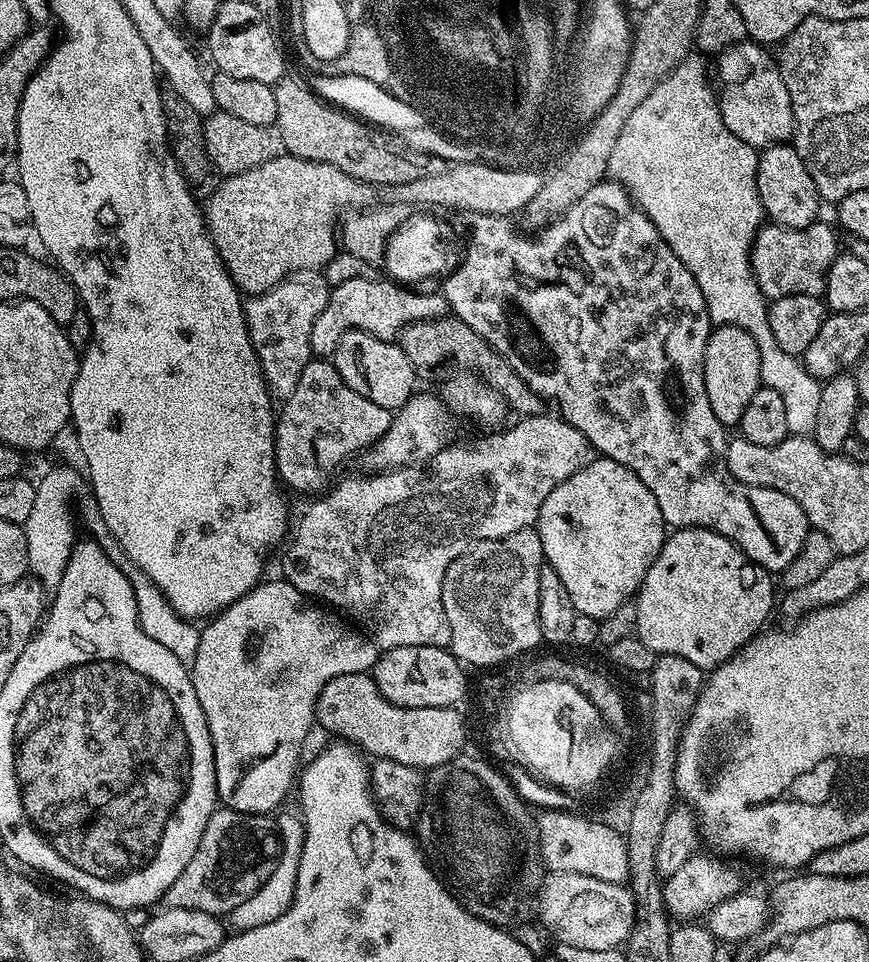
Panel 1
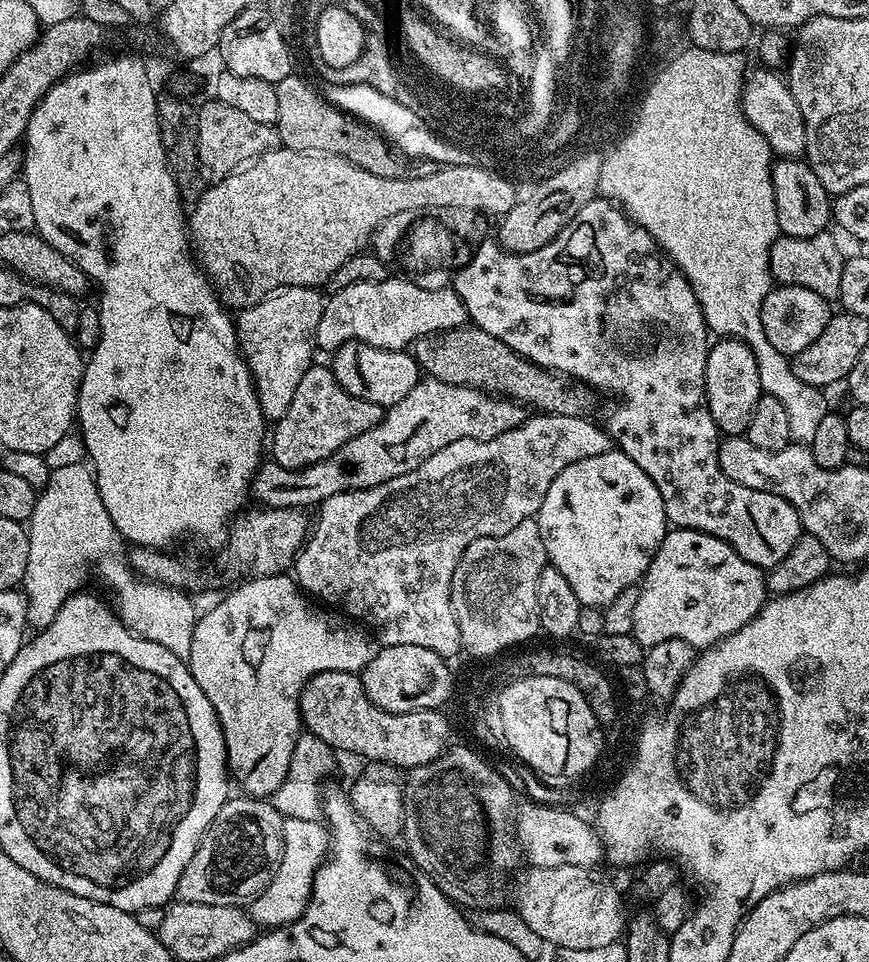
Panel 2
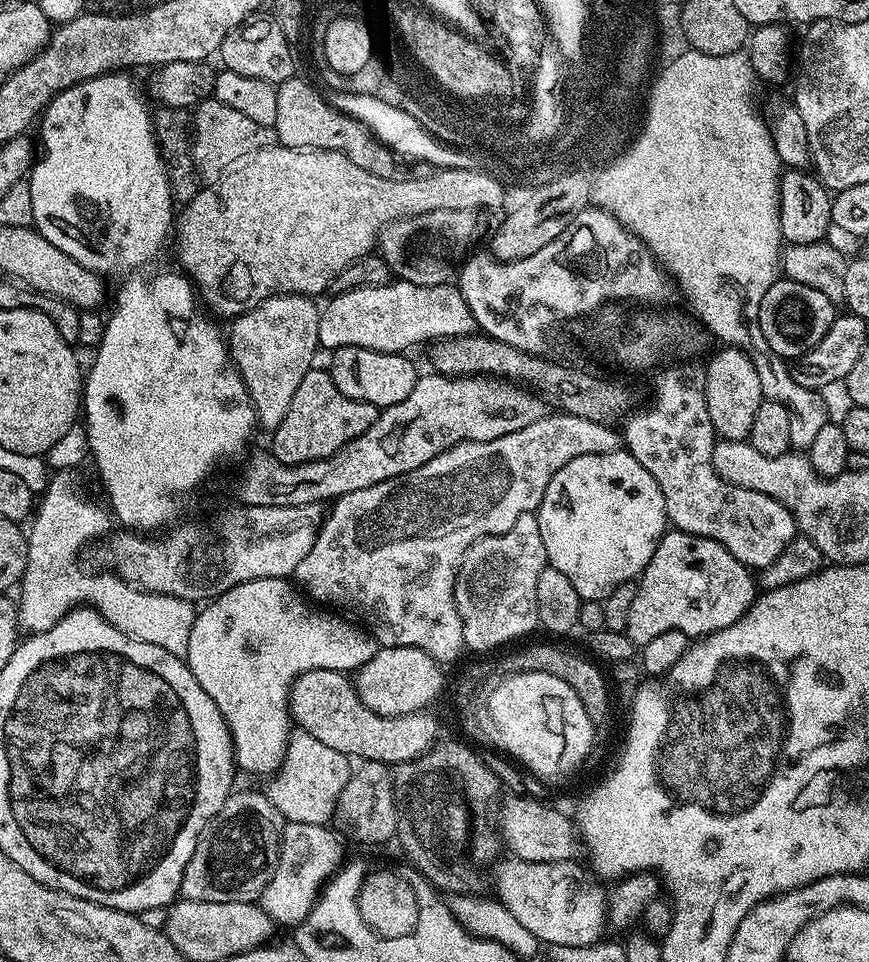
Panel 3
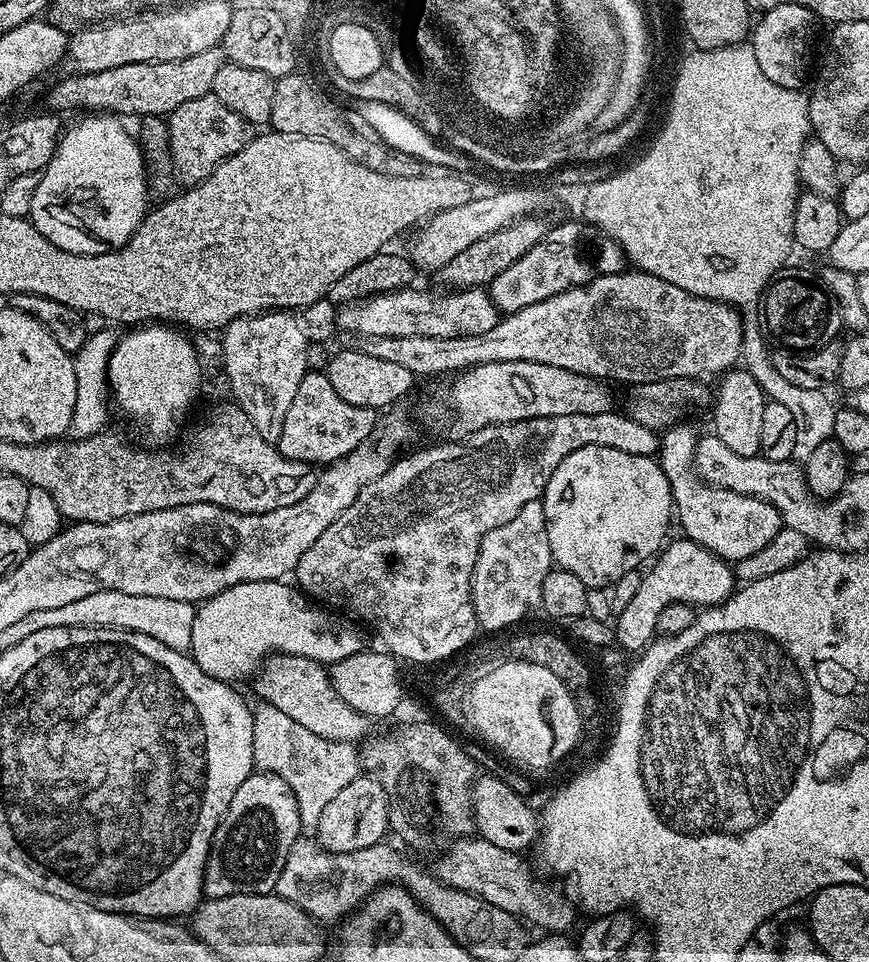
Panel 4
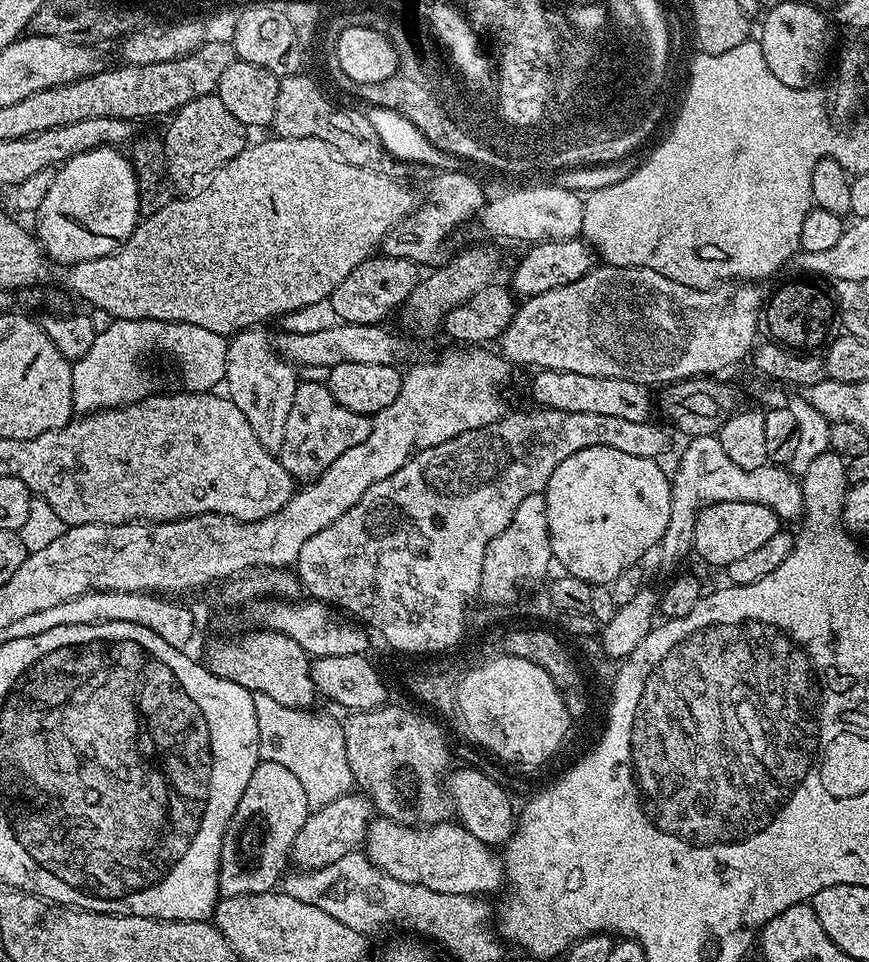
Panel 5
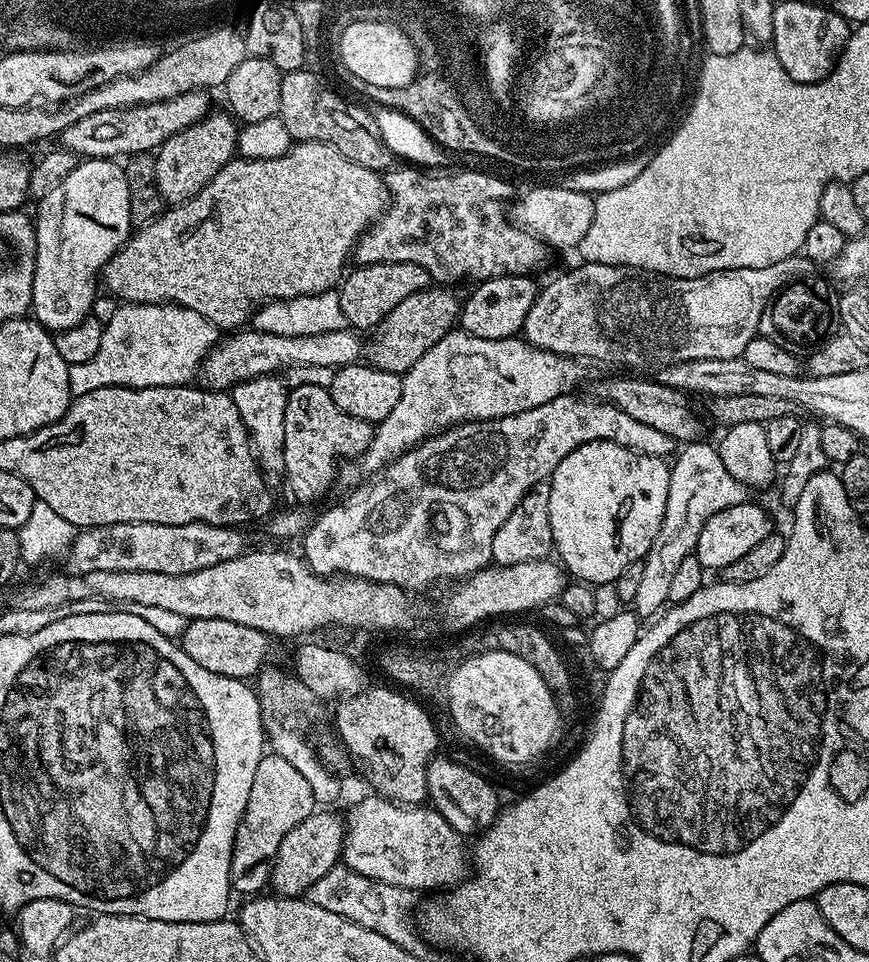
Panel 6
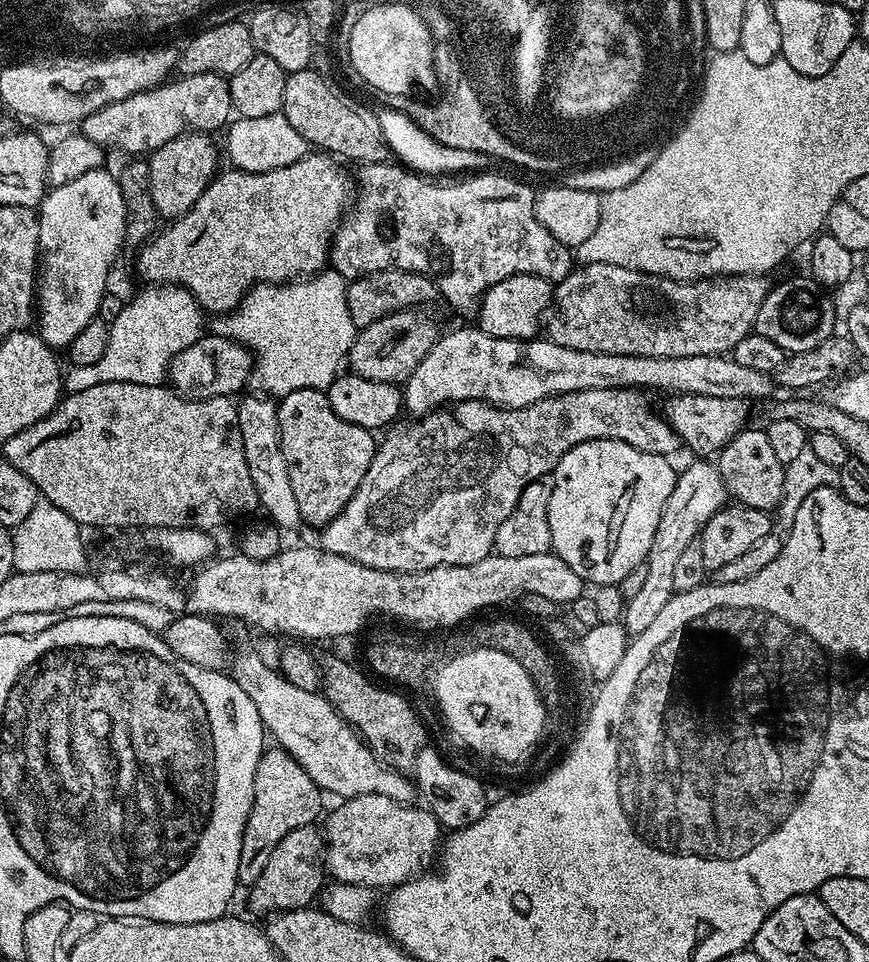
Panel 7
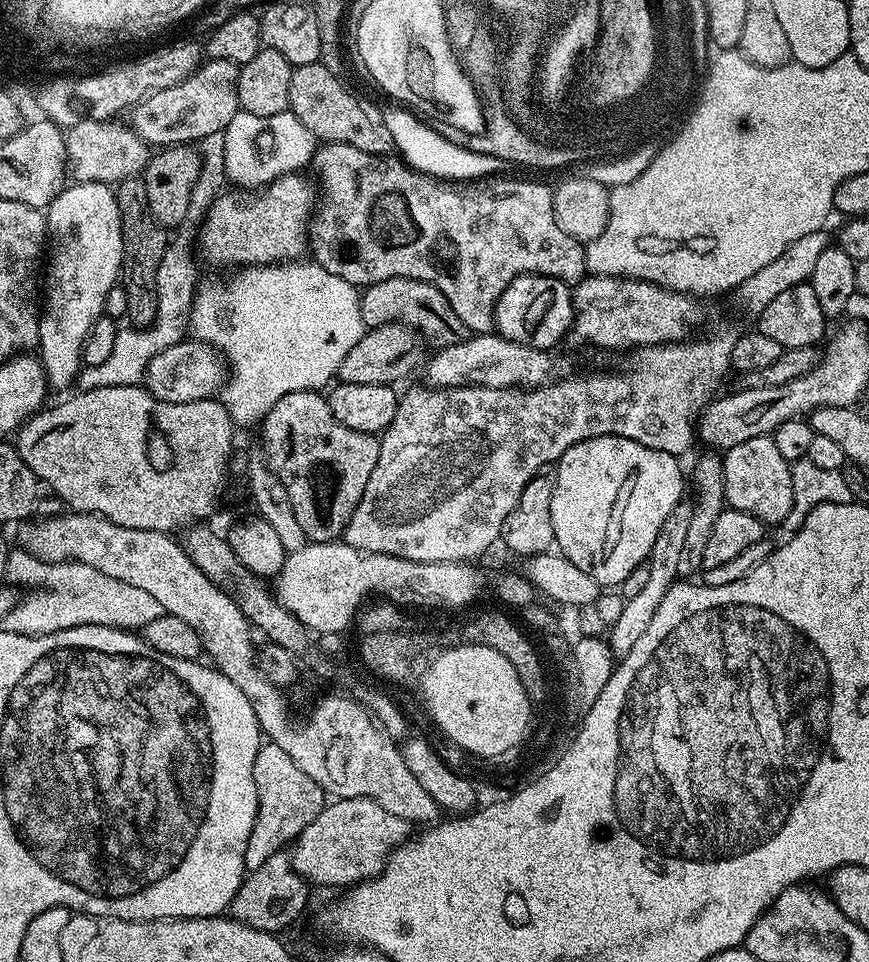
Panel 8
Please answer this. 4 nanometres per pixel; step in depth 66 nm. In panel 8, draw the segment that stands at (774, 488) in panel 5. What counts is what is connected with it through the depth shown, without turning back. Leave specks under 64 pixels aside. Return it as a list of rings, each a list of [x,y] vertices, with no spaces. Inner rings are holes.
[[[681,502],[662,522],[662,530],[658,530],[658,538],[654,538],[654,546],[650,550],[647,558],[647,564],[650,566],[650,575],[640,593],[625,599],[622,606],[622,614],[618,622],[614,622],[607,629],[606,639],[608,647],[612,649],[612,655],[616,658],[622,658],[630,654],[630,650],[642,638],[642,634],[650,627],[650,622],[654,618],[654,610],[658,610],[658,602],[666,598],[666,590],[670,590],[672,585],[678,580],[678,561],[682,545],[686,539],[686,530],[690,530],[690,514],[692,513],[692,504]]]

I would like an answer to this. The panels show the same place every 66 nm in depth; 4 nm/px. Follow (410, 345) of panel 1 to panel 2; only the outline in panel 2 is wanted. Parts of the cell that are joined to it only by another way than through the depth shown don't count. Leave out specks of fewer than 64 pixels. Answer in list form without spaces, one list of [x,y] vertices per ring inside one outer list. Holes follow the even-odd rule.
[[[473,324],[424,336],[413,344],[412,353],[421,371],[435,380],[456,385],[469,384],[493,394],[505,395],[545,415],[581,416],[584,412],[582,408],[589,406],[594,395],[586,383],[542,368],[518,355],[499,336],[487,334]]]

